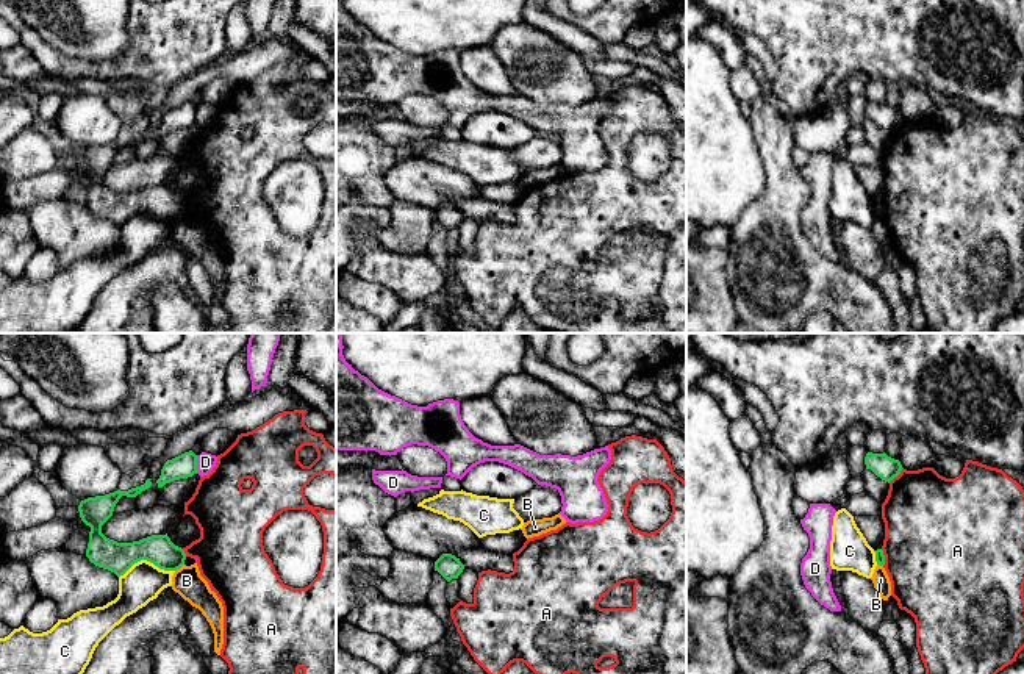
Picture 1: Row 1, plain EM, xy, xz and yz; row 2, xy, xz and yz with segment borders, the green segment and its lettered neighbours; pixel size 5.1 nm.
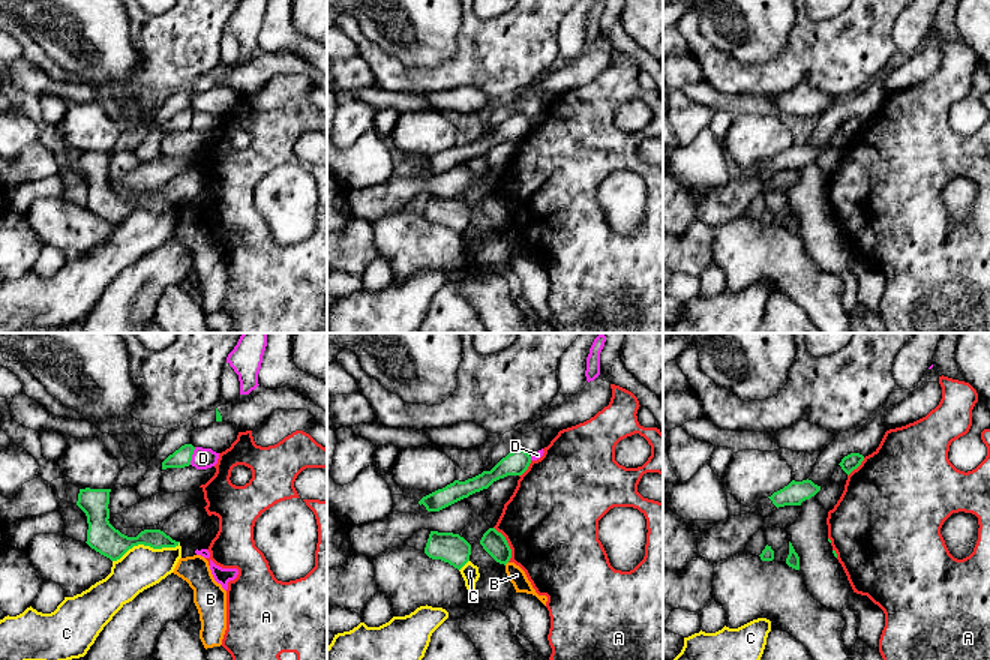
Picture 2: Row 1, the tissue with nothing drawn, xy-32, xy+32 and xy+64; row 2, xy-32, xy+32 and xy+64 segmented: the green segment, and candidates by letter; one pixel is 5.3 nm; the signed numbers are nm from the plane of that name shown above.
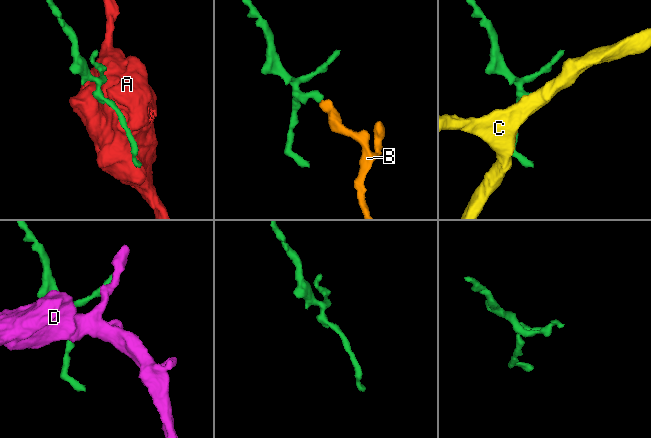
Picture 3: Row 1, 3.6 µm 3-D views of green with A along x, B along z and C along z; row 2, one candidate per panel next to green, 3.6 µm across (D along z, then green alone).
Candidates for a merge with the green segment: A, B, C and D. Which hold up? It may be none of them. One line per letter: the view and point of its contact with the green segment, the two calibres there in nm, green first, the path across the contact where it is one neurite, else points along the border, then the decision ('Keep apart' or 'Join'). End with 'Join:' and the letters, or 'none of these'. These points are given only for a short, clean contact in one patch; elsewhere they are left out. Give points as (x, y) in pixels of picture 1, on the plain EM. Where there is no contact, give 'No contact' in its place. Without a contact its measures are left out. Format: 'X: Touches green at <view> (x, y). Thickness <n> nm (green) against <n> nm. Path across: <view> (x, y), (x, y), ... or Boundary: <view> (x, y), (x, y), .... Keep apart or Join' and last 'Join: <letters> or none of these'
A: Touches green at yz (896, 125). Thickness 120 nm (green) against 420 nm. Keep apart
B: Touches green at xy (179, 218). Thickness 160 nm (green) against 150 nm. Boundary: xy (183, 213), (175, 221). Keep apart
C: Touches green at xy (146, 208). Thickness 160 nm (green) against 200 nm. Boundary: xy (174, 219), (160, 219), (146, 210), (138, 210), (119, 227). Keep apart
D: Touches green at xy (196, 114). Thickness 120 nm (green) against 100 nm. Keep apart
Join: none of these

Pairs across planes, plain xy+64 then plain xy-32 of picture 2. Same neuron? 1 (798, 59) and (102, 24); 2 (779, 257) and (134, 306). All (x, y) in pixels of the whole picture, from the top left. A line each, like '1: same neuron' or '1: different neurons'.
1: different neurons
2: different neurons

